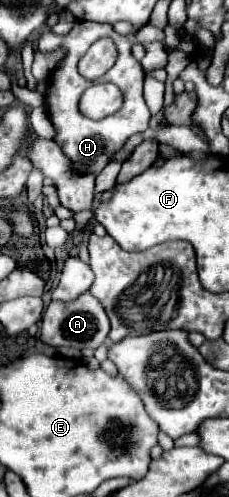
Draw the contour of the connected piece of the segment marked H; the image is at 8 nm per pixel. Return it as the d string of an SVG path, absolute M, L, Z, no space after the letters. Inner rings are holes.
M81 21L79 25L73 27L73 31L65 37L55 35L51 31L45 31L39 37L39 51L55 51L57 47L63 47L67 51L67 55L63 57L63 61L59 61L59 65L51 71L51 81L45 93L45 107L47 107L47 117L53 123L57 135L55 135L55 143L61 145L63 153L67 155L67 159L71 161L73 173L101 173L101 169L107 167L107 163L111 161L111 157L115 157L115 153L125 145L127 137L135 135L135 133L143 133L149 127L149 119L151 113L145 105L143 99L143 67L141 63L133 57L131 47L135 43L153 43L155 41L163 42L165 39L164 31L153 27L153 25L145 25L139 29L137 35L119 35L111 25L107 23L95 23L95 21ZM101 37L111 37L119 49L119 59L117 63L95 83L115 83L121 87L123 95L125 95L125 103L123 109L107 119L101 121L93 121L87 119L81 111L79 111L79 99L83 95L83 91L87 87L93 85L93 81L81 77L77 73L77 63L81 59L81 55L87 53L87 49L91 47L91 41L97 41Z

